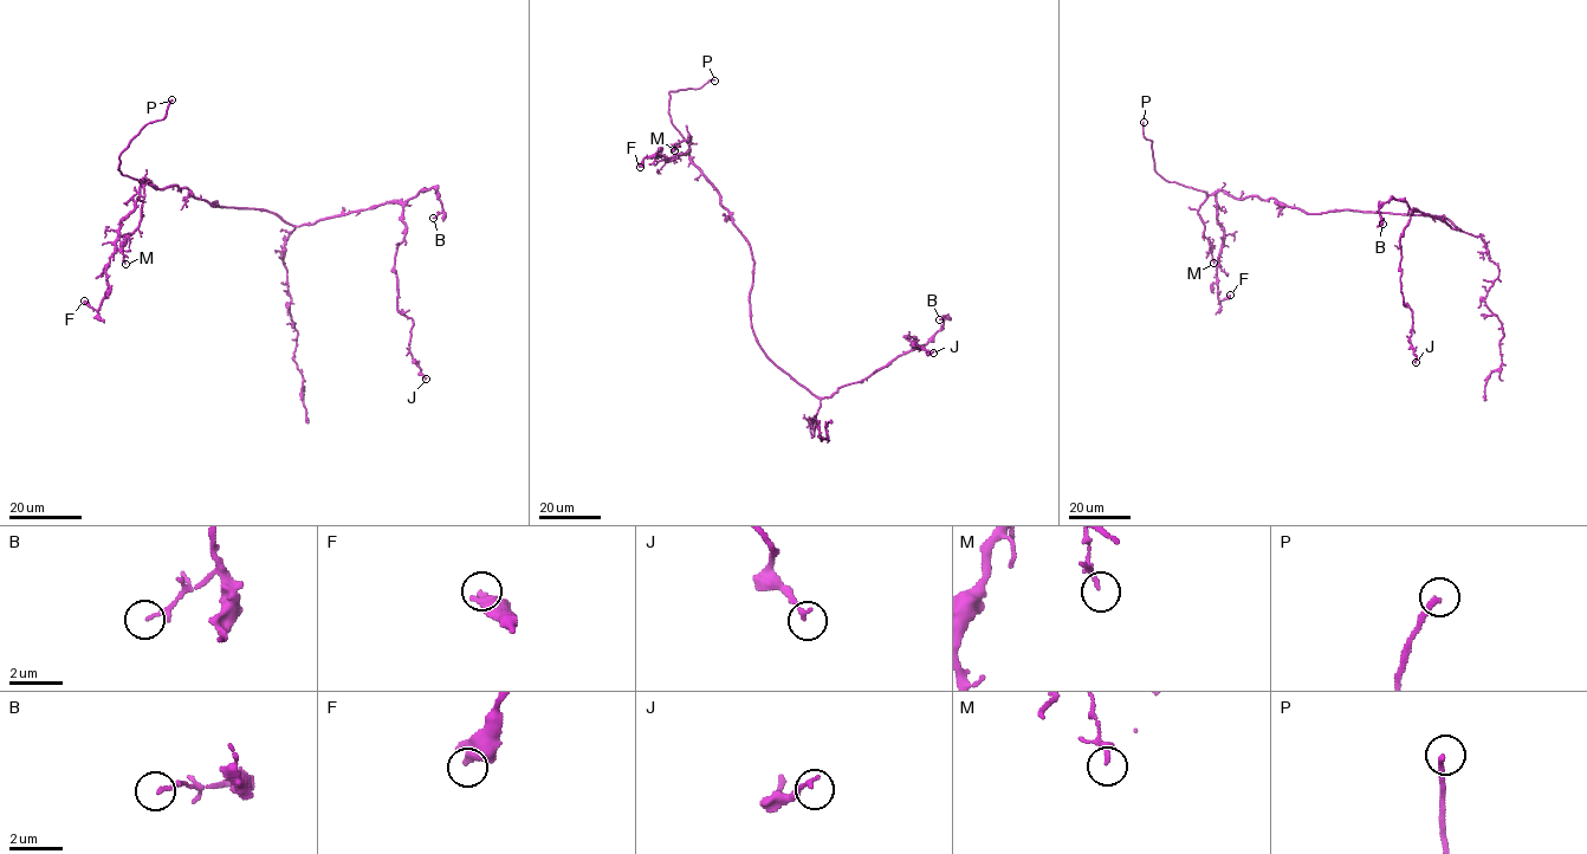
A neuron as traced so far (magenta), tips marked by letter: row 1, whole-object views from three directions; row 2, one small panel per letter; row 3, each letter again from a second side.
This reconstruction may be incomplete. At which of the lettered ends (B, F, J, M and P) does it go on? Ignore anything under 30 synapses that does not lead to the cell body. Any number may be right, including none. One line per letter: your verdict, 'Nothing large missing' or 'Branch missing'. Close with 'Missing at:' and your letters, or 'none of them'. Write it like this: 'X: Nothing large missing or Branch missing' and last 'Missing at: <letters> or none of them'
B: Nothing large missing
F: Nothing large missing
J: Nothing large missing
M: Nothing large missing
P: Branch missing
Missing at: P

